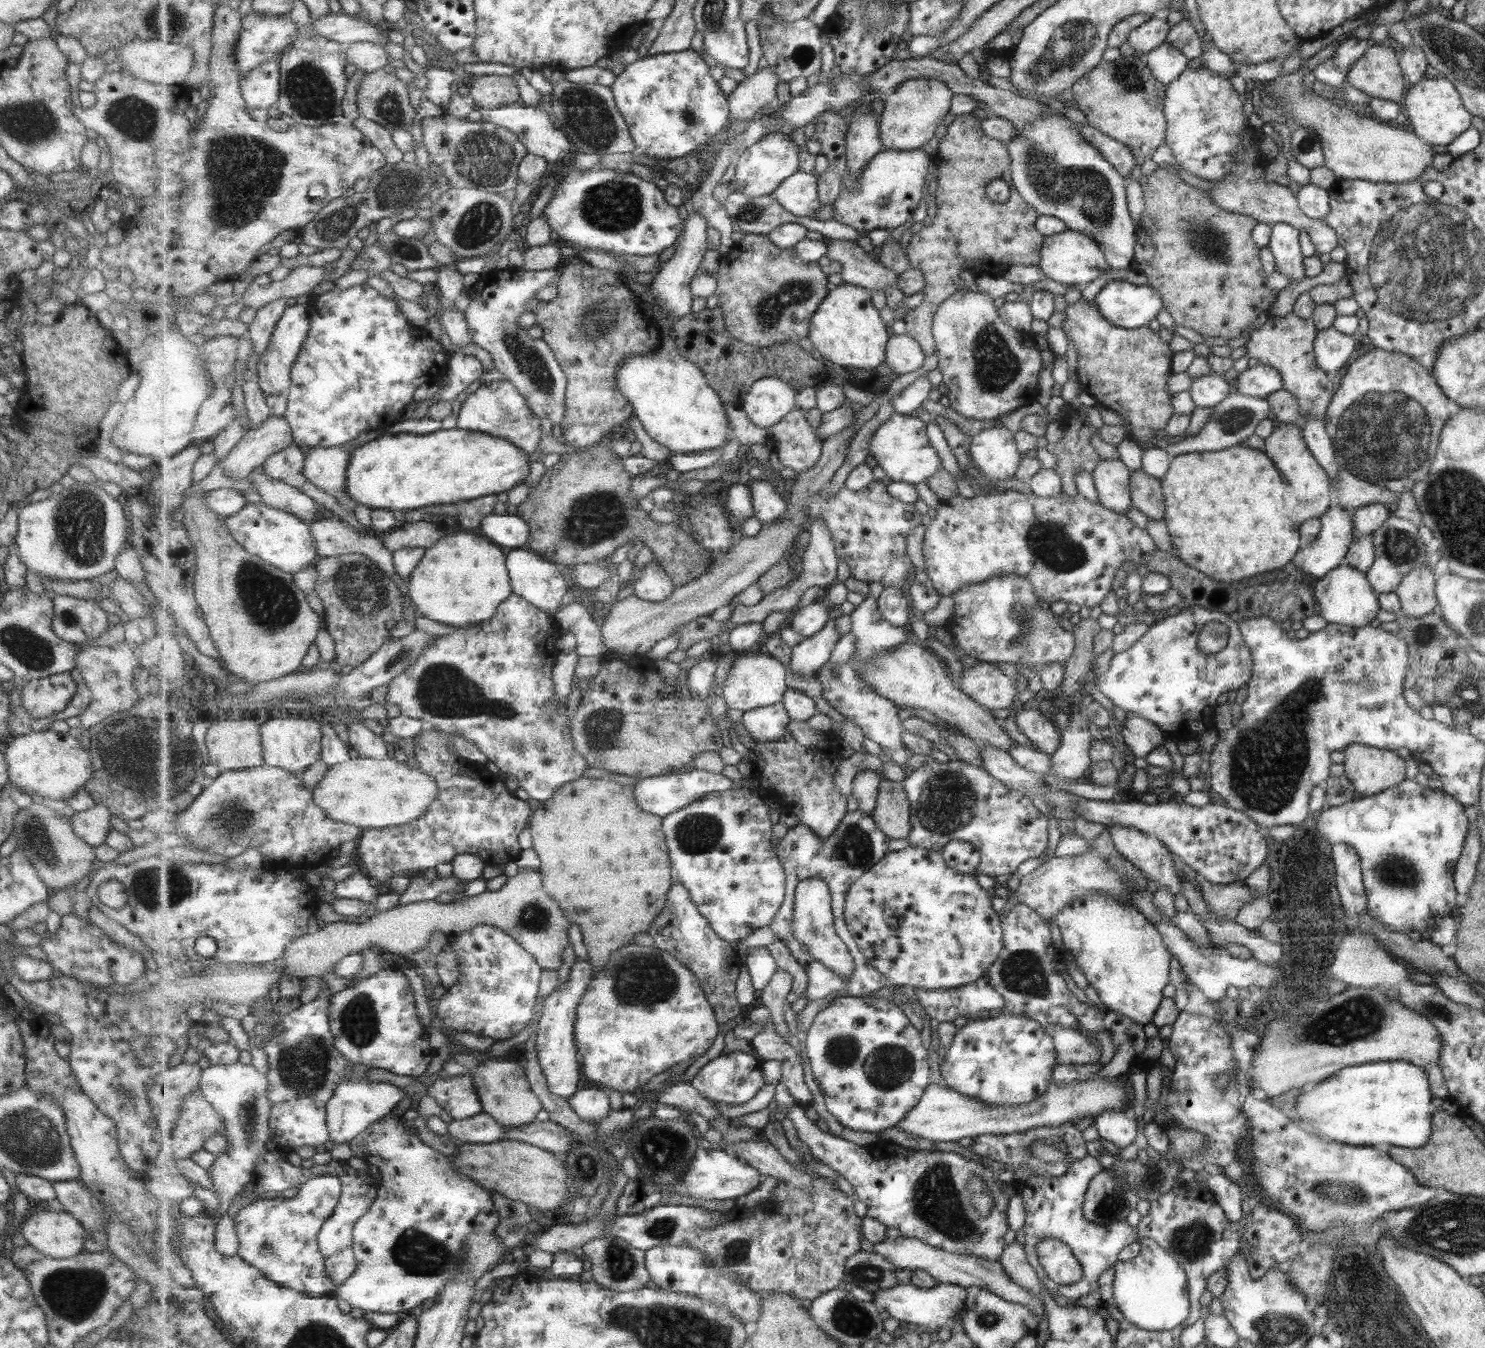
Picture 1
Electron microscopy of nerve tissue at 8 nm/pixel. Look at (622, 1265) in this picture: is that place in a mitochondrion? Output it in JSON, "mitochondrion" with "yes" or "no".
{"mitochondrion":"yes"}

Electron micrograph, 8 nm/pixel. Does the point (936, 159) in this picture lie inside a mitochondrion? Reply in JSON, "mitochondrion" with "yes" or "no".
{"mitochondrion":"no"}

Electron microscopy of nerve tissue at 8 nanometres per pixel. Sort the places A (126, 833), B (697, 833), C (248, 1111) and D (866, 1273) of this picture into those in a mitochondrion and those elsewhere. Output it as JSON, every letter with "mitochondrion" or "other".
{"A":"other","B":"mitochondrion","C":"mitochondrion","D":"mitochondrion"}

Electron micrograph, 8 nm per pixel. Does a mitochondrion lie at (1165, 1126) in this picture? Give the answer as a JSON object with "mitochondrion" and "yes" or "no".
{"mitochondrion":"no"}

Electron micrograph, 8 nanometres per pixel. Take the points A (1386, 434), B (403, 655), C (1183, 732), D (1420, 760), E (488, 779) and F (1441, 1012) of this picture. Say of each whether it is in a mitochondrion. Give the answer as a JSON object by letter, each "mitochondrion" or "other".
{"A":"mitochondrion","B":"mitochondrion","C":"other","D":"other","E":"other","F":"mitochondrion"}

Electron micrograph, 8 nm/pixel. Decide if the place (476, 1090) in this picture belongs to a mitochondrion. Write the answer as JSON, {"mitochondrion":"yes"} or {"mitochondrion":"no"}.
{"mitochondrion":"no"}

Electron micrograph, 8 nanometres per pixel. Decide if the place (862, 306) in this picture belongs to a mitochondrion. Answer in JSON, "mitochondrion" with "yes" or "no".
{"mitochondrion":"no"}

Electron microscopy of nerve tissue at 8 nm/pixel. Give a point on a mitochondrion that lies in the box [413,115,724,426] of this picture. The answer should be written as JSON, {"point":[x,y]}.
{"point":[483,155]}

